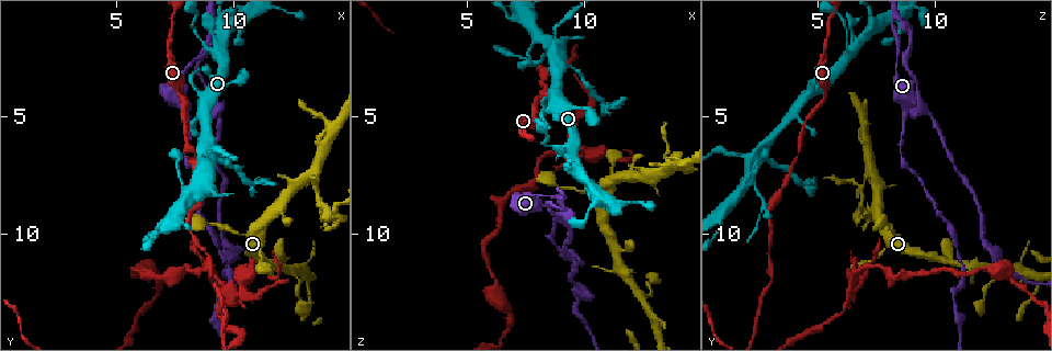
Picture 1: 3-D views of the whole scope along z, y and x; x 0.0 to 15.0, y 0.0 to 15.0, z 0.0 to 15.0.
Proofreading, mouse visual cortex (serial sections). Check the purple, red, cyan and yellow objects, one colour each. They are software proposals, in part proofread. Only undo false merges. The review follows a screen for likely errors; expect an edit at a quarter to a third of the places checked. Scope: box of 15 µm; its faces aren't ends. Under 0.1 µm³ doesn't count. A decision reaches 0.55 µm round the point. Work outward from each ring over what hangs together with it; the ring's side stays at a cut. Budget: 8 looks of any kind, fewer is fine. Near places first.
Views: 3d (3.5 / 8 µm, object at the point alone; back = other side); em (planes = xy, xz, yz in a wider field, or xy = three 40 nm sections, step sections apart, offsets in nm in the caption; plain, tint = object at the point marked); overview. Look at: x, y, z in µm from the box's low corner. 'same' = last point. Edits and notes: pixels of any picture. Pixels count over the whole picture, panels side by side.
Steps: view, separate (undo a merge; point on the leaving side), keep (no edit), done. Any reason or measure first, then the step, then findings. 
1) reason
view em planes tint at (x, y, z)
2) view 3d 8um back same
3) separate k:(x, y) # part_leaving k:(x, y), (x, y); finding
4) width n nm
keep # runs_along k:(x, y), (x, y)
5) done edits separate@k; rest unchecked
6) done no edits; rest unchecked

sudden change in width
view 3d 3.5um at (8.7, 2.0, 6.2)

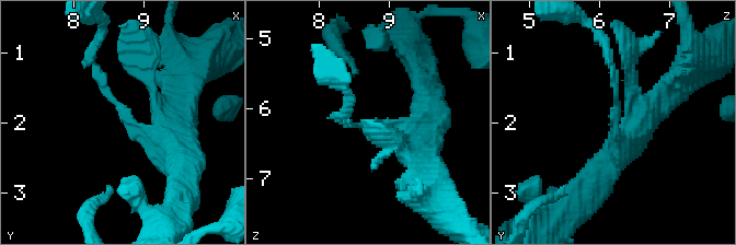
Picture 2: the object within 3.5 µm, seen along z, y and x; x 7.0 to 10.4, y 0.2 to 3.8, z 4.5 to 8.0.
arm_widths 150, 450 nm; need the tissue
view em xy step 5 tint at (8.70, 1.90, 6.20)

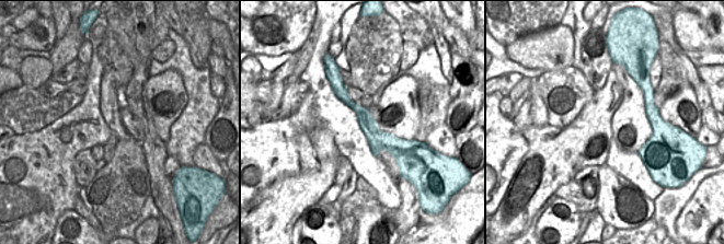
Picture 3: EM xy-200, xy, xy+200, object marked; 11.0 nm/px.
keep # runs_along 3:(338, 82), (342, 94), (397, 154); all the same cell

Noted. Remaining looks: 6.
thin neck
view 3d 8um at (8.3, 6.7, 4.1)

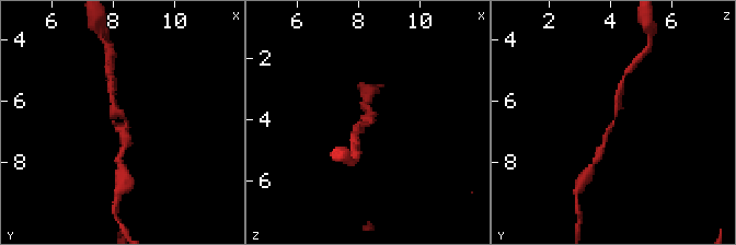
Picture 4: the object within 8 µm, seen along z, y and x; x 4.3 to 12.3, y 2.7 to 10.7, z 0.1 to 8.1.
view em xy step 5 tint at (8.4, 6.7, 4.2)

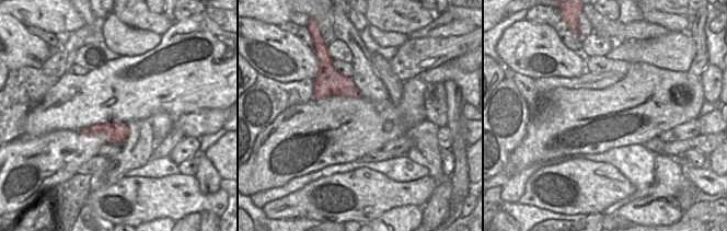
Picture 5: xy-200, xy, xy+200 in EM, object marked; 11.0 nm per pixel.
keep # runs_along 4:(619, 94), (616, 116), (601, 149); continuous, no second cell

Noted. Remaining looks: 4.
sudden change in width
view 3d 3.5um at (9.4, 10.6, 11.0)

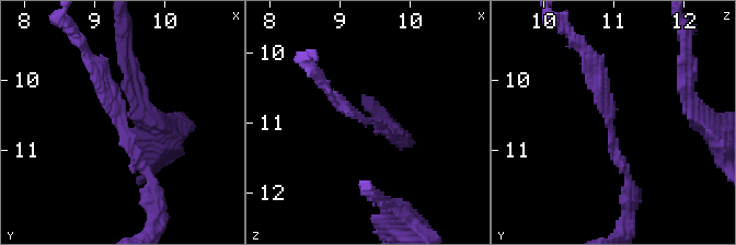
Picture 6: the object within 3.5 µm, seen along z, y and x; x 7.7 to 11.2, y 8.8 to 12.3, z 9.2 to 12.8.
keep # runs_along 6:(91, 60), (151, 185); all the same cell

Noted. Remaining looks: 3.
small branch off a trunk
view 3d 3.5um back at (13.5, 7.3, 7.2)

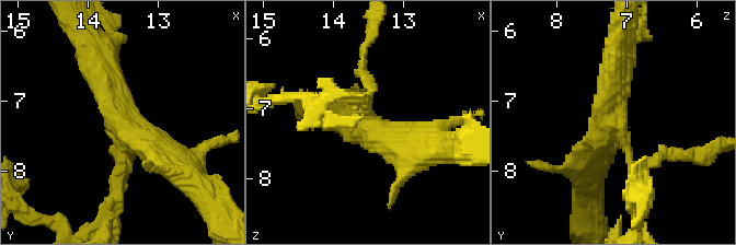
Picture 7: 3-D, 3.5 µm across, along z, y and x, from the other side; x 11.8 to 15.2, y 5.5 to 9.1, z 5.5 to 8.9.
arms 3; arm_widths 150, 400, 400 nm; shape alone is not enough
view em xy step 2 plain at (13.45, 7.40, 7.30)

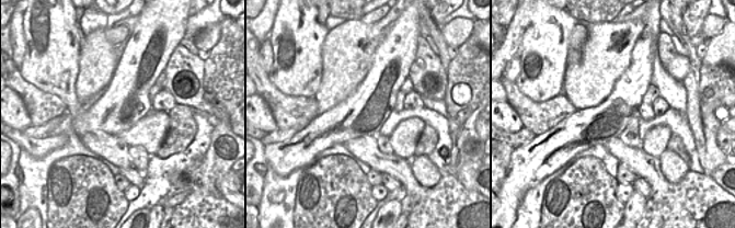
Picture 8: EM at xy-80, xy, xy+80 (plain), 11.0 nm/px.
where the object lies
view em xy step 2 tint same

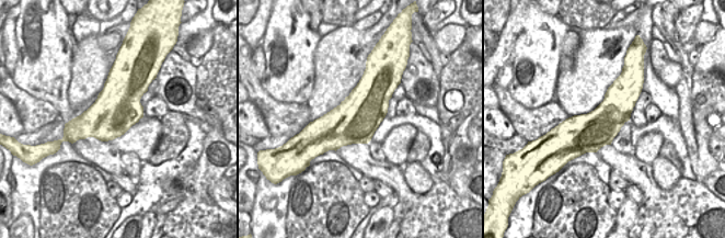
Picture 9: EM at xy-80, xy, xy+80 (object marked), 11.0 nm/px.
separate 7:(369, 85) # two cells meet here

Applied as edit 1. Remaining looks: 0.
done edits separate@7; rest unchecked

